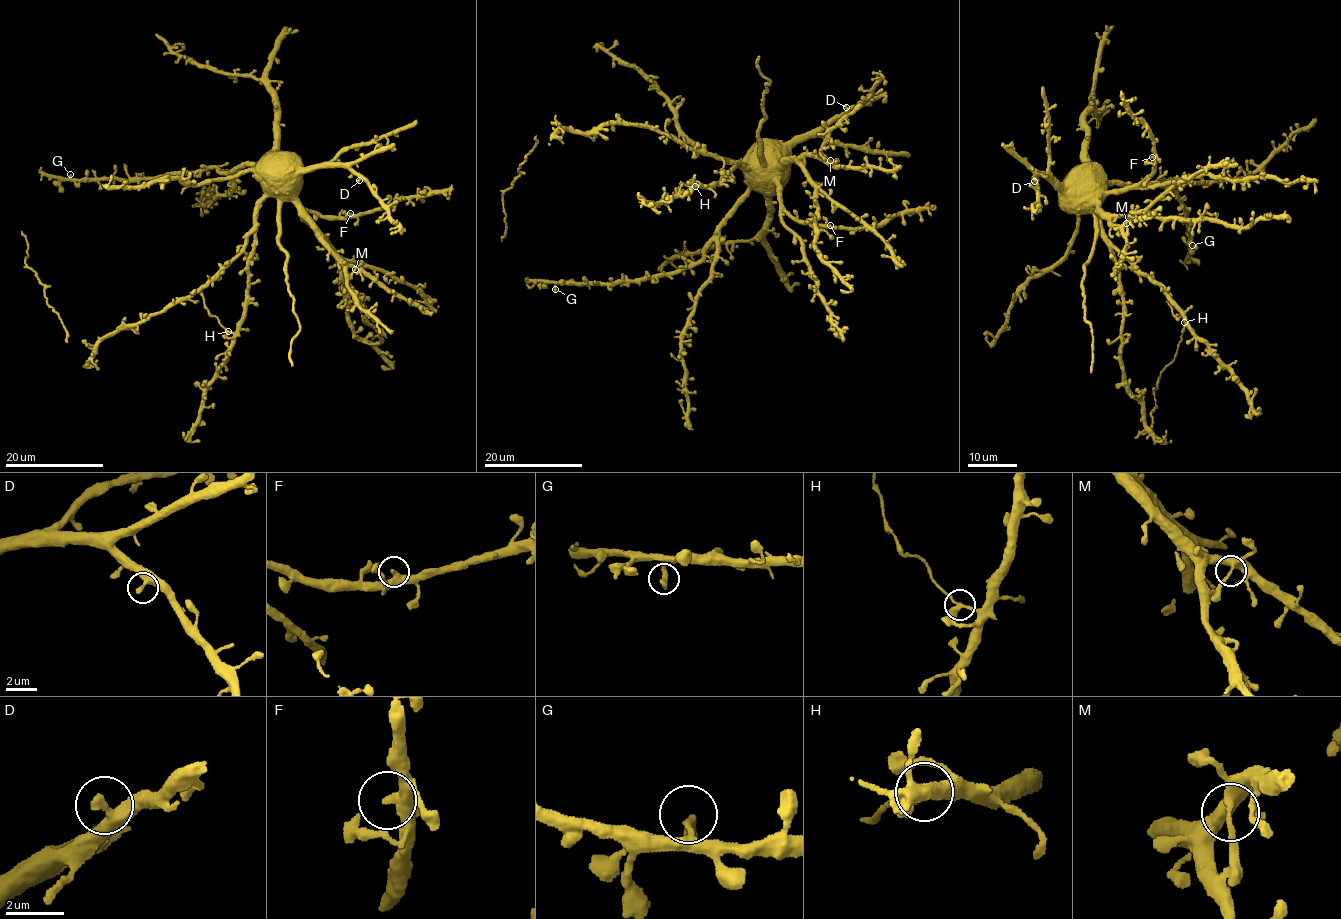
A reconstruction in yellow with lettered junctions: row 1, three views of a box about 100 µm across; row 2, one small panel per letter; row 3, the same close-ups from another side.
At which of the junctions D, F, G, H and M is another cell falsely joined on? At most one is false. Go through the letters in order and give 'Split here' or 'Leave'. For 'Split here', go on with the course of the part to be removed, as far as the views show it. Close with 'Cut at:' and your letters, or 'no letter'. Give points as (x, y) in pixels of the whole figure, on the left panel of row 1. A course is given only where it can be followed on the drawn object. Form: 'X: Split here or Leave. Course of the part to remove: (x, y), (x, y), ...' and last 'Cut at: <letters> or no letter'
D: Leave
F: Leave
G: Leave
H: Split here. Course of the part to remove: (228, 331), (206, 306), (201, 286)
M: Leave
Cut at: H

